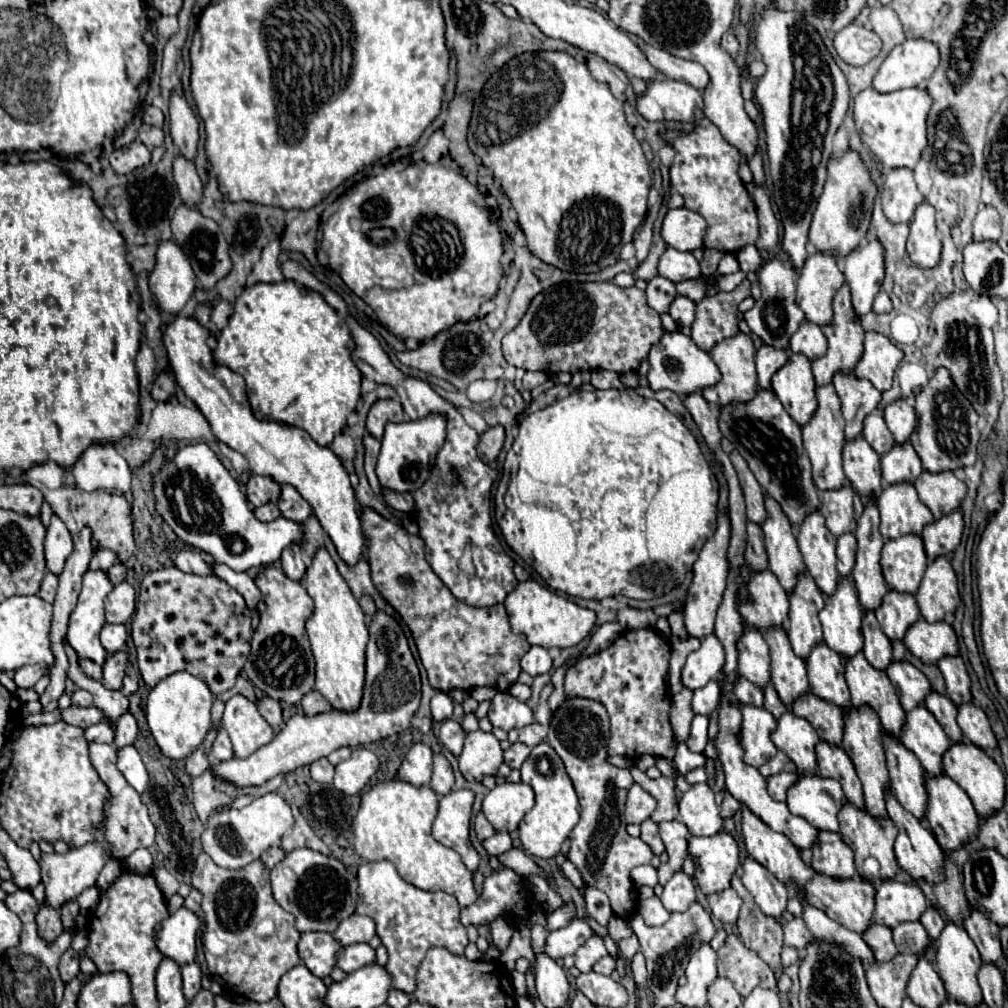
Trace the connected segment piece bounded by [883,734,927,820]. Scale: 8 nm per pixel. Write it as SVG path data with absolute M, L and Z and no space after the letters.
M885 734L883 738L887 768L891 776L891 788L901 802L901 806L911 812L917 820L925 818L927 810L927 788L925 788L925 770L919 764L917 756L903 748L897 738Z

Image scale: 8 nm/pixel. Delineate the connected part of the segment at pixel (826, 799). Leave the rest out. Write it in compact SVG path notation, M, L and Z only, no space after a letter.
M801 776L787 792L787 806L791 814L805 818L821 832L839 832L839 808L843 808L845 794L837 780L823 780L821 776Z

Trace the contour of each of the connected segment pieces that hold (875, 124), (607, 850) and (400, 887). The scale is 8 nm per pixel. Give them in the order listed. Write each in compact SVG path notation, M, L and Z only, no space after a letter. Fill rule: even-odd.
M873 88L855 96L855 126L863 144L871 150L883 168L915 168L927 146L925 120L931 98L925 88L905 88L891 94L879 94Z
M567 698L551 716L549 744L563 760L581 802L581 820L569 836L569 860L577 866L587 886L599 888L609 896L611 908L617 916L627 916L627 912L633 912L637 904L637 890L629 872L639 864L649 864L653 852L641 838L631 838L625 830L625 798L635 782L629 768L609 764L607 740L609 716L597 700Z
M389 860L365 862L359 866L359 902L357 914L371 916L377 924L377 936L389 952L387 970L393 976L393 988L413 994L417 980L417 968L431 946L445 946L453 954L463 954L467 930L459 922L459 904L445 892L425 892L407 884Z

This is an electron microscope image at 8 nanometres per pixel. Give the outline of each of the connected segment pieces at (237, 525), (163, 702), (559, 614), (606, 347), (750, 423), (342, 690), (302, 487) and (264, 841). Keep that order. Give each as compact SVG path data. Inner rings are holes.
M205 442L183 446L183 454L185 454L183 456L185 460L181 456L173 456L173 460L167 460L165 466L153 478L155 512L173 528L173 532L177 534L179 540L211 554L211 558L215 562L227 564L229 568L233 568L237 572L247 572L253 566L273 564L275 560L281 558L283 548L287 548L291 542L301 542L301 526L297 522L287 520L283 516L279 516L271 522L261 522L255 518L255 514L251 512L251 508L247 504L245 494L239 490L239 484L235 482L235 478L229 474L229 470L221 464L221 460L215 456L215 452ZM173 464L179 470L191 470L193 474L197 474L197 478L203 484L211 486L211 490L217 494L219 504L221 504L221 508L215 512L207 512L205 516L195 516L193 526L183 524L177 516L177 508L173 502L173 486L171 486Z
M175 672L163 678L147 698L147 724L153 732L155 742L159 744L161 752L171 758L179 760L189 756L205 738L211 728L211 706L213 706L213 692L209 690L203 678L191 676L189 672Z
M535 580L519 582L517 588L505 600L507 616L515 634L525 634L529 644L543 648L571 648L577 646L595 626L595 612L573 604L557 592L541 586Z
M563 282L555 284L541 294L537 294L521 322L503 338L503 356L509 364L525 370L541 370L547 374L557 372L569 372L575 374L579 370L613 370L617 374L635 372L641 364L641 360L647 356L651 346L659 342L659 336L663 336L663 326L659 314L649 308L645 292L631 286L631 288L619 288L613 282Z
M759 388L751 402L723 406L719 414L719 430L735 444L765 494L781 506L793 528L799 528L811 512L821 508L819 492L811 480L811 462L801 442L801 428L785 412L773 390Z
M319 548L315 552L313 562L301 582L315 602L313 614L305 622L313 658L317 664L315 688L327 698L333 708L355 710L361 702L365 684L365 646L369 640L367 616L325 548Z
M177 316L167 326L163 340L177 384L207 418L215 438L229 444L249 460L251 472L271 476L279 484L293 484L297 488L297 492L313 508L313 514L321 522L323 530L333 540L339 556L347 564L355 564L363 556L365 536L359 520L359 504L341 460L329 448L315 444L301 428L283 422L257 420L247 400L245 380L227 366L215 364L207 338L209 330L193 318Z
M269 792L241 810L219 812L209 818L209 824L201 836L203 850L213 858L215 864L221 868L237 870L247 866L249 862L257 860L267 848L279 846L281 838L293 828L295 820L291 814L289 804L275 792Z

